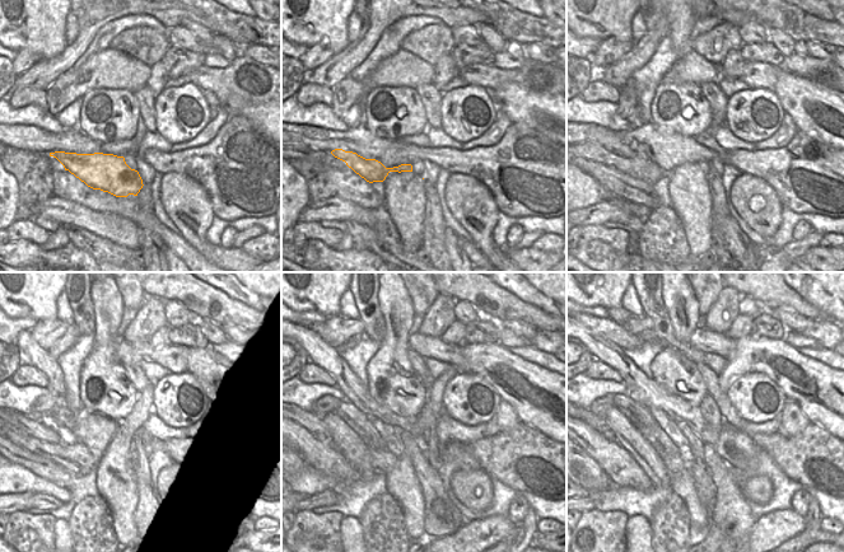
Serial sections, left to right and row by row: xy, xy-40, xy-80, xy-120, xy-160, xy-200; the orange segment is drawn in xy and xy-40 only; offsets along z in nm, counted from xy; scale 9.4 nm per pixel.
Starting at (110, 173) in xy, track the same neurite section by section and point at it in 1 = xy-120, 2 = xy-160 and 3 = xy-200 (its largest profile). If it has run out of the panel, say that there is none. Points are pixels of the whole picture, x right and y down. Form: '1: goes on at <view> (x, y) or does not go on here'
1: goes on at xy-120 (37, 429)
2: goes on at xy-160 (308, 420)
3: goes on at xy-200 (598, 424)

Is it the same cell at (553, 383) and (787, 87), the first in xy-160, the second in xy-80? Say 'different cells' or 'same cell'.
same cell

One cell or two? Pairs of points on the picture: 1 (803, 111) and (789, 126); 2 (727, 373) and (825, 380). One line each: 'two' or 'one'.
1: two
2: one

